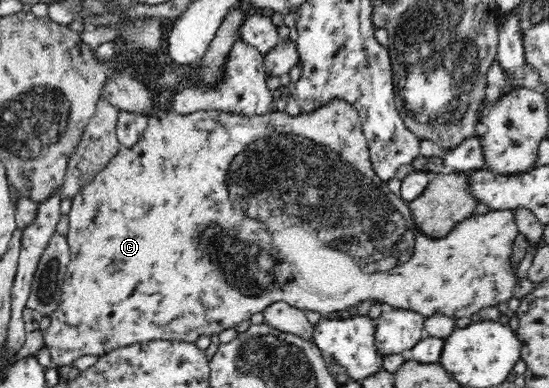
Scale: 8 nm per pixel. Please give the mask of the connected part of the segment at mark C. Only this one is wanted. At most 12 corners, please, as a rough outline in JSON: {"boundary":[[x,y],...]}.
{"boundary":[[155,111],[71,198],[57,367],[279,301],[470,318],[359,113]]}

